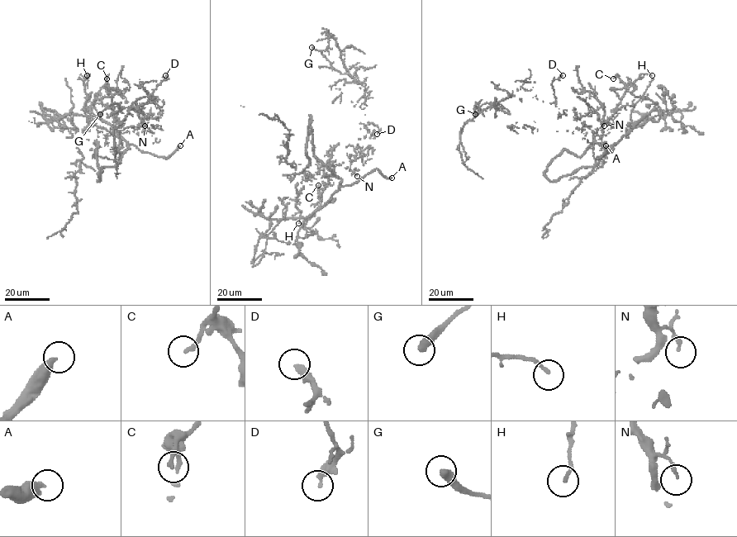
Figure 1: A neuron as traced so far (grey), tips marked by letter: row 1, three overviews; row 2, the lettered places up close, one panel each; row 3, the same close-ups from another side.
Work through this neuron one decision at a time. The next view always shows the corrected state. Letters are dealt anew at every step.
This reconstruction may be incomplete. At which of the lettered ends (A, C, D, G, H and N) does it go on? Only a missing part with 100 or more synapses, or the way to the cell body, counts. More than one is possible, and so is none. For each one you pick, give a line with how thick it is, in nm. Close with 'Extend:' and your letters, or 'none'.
A: 380 nm
Extend: A

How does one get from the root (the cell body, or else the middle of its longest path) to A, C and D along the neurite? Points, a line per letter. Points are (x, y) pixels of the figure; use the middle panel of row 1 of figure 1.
A: (332, 166), (333, 176), (341, 179), (342, 186), (358, 182), (376, 169), (386, 178), (392, 178)
C: (332, 166), (333, 176), (341, 179), (340, 187), (306, 219), (302, 226), (320, 206), (318, 185)
D: (332, 166), (354, 173), (350, 163), (363, 160), (360, 152), (373, 135), (364, 125), (375, 125), (377, 134)

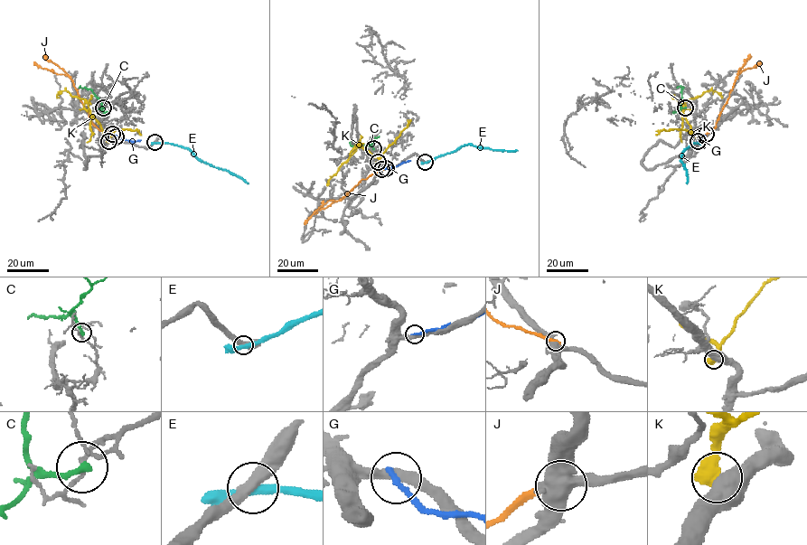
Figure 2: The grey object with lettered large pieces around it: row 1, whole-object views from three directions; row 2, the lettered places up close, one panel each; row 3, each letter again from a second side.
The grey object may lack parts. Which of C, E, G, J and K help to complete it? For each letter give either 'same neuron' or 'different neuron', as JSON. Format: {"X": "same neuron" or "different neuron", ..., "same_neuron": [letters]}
{"C": "different neuron", "E": "different neuron", "G": "different neuron", "J": "different neuron", "K": "different neuron", "same_neuron": []}

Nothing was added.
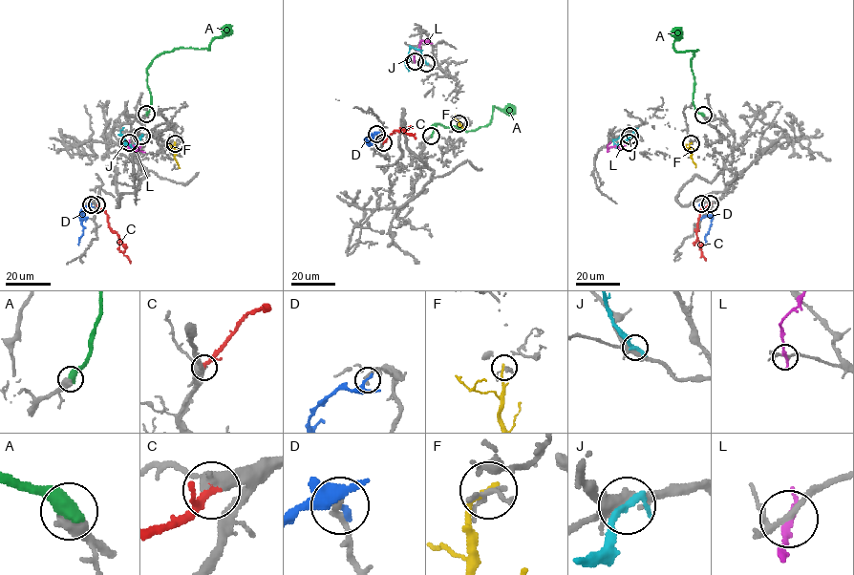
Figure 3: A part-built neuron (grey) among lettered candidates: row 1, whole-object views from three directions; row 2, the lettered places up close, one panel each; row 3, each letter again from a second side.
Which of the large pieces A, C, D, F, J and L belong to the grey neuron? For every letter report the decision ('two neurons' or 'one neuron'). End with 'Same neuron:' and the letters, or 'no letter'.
A: two neurons
C: one neuron
D: two neurons
F: two neurons
J: two neurons
L: two neurons
Same neuron: C

